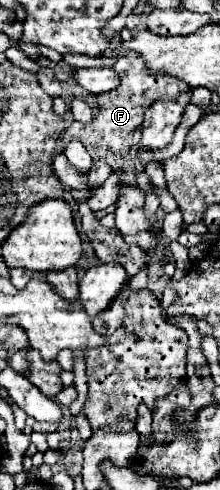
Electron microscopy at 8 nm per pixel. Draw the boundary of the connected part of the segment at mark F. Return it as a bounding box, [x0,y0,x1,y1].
[58,55,188,155]

